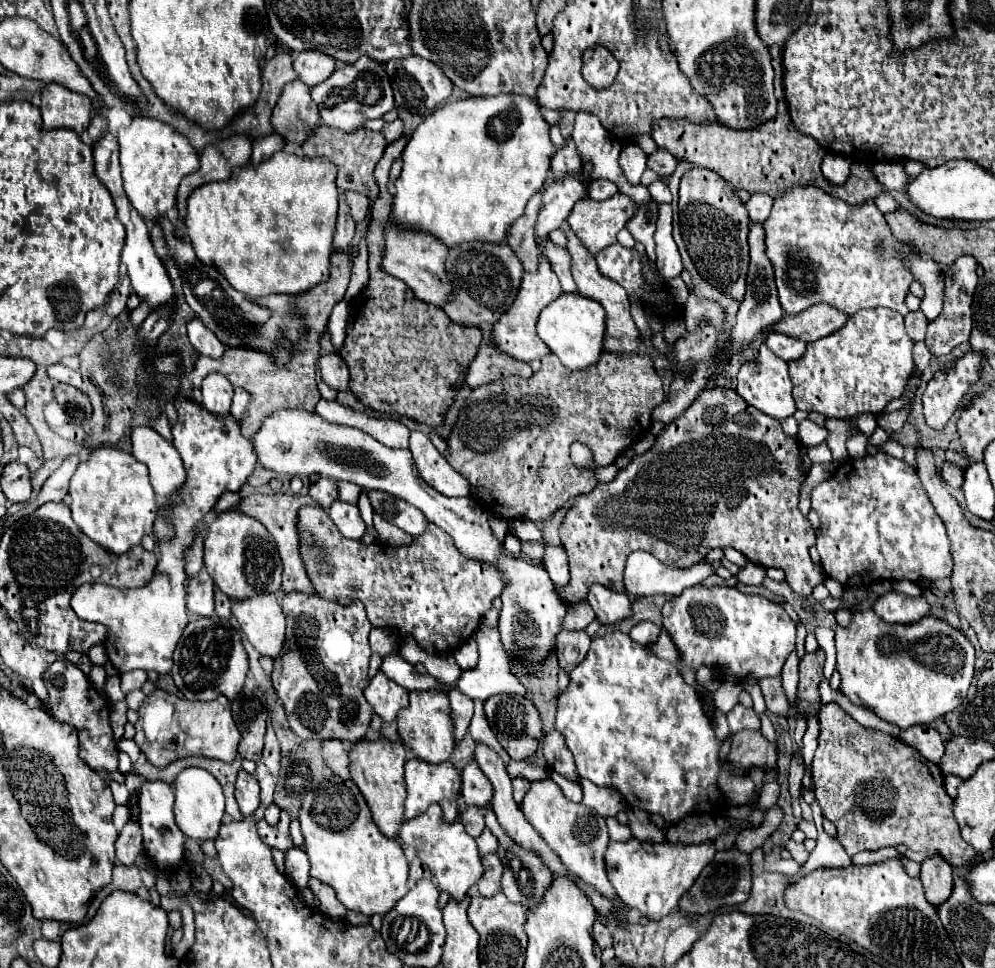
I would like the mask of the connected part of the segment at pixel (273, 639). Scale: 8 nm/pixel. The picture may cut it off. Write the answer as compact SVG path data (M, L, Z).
M251 596L247 600L235 600L231 610L233 610L233 616L237 618L241 630L245 632L245 636L257 648L259 654L275 658L281 652L283 640L285 640L285 616L281 612L281 604L279 604L277 596Z

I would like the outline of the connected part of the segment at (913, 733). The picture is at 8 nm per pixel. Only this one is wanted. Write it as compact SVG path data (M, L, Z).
M911 726L907 730L901 730L899 738L905 740L905 744L917 748L929 762L939 764L941 756L945 754L945 740L931 726Z

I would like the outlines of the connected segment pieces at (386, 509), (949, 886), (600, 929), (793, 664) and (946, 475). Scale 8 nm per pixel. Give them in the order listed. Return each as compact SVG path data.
M367 492L371 506L377 514L381 514L387 522L399 526L401 530L405 530L411 536L419 536L421 532L425 532L427 528L427 518L423 516L423 512L411 504L407 504L405 500L399 500L391 494L385 492Z
M929 856L921 864L921 884L925 888L925 898L931 906L939 908L953 890L953 874L951 866L943 860L943 856Z
M595 922L595 926L593 926L593 938L595 938L595 942L601 946L601 948L609 948L609 946L613 946L613 936L611 936L611 932L609 932L609 928L603 924L603 922Z
M791 652L791 656L787 658L785 666L783 666L783 672L781 672L781 680L783 680L783 688L785 688L785 694L787 694L787 700L789 700L789 706L793 708L793 702L797 698L797 684L799 684L799 674L797 674L797 654Z
M945 462L941 466L941 478L947 482L947 484L961 484L963 480L963 470L951 462Z

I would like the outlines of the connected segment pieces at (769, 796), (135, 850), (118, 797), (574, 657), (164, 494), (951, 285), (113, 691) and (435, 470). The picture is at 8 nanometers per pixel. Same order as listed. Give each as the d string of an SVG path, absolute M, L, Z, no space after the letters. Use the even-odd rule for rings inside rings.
M775 780L775 782L767 782L767 784L761 788L759 804L761 804L761 808L769 810L769 808L777 802L777 798L779 798L779 782L777 782L777 780Z
M127 822L125 828L119 832L119 838L115 842L117 848L117 860L119 864L133 864L143 854L143 840L141 840L141 828L137 822Z
M111 782L111 792L113 792L113 798L117 804L127 804L129 802L129 792L125 788L125 784L119 784L119 782Z
M561 630L556 639L556 656L568 674L585 658L591 638L585 630Z
M137 426L131 430L131 454L147 464L151 486L159 498L169 498L185 482L185 470L173 442L165 440L153 428Z
M961 256L957 258L947 270L945 270L945 302L943 302L943 312L929 322L927 328L927 338L925 346L929 348L931 356L947 356L951 350L969 340L971 334L971 302L973 302L973 292L977 286L977 262L971 256Z
M109 676L109 678L107 678L107 682L105 682L105 692L107 692L107 696L111 698L111 702L121 702L121 700L125 700L125 694L123 694L121 688L119 688L119 676Z
M413 430L409 438L409 450L413 454L417 470L421 472L421 478L439 494L449 498L471 496L469 482L457 470L451 468L451 464L431 444L427 434Z

